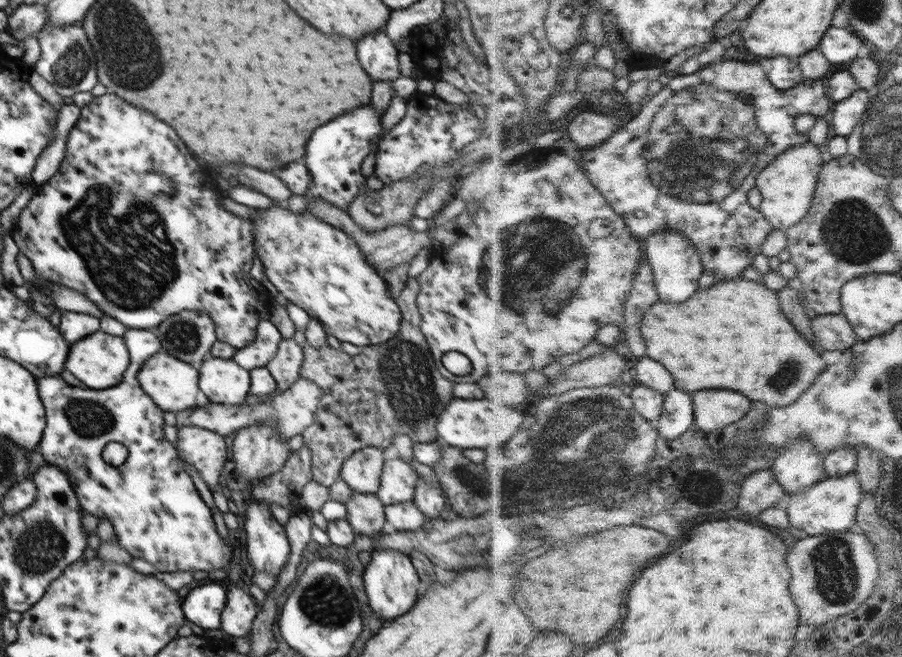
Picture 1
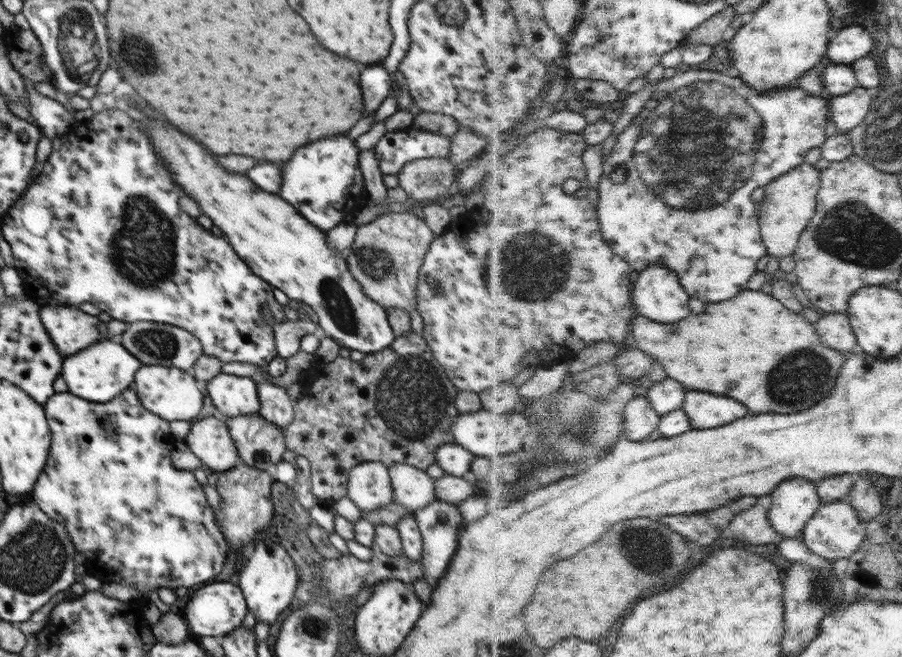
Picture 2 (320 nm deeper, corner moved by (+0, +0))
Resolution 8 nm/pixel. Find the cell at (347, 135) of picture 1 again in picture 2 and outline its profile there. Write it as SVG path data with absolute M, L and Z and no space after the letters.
M334 136L312 142L294 152L282 168L280 198L291 204L310 224L329 231L344 224L344 218L367 205L365 178L359 167L360 150L349 136Z

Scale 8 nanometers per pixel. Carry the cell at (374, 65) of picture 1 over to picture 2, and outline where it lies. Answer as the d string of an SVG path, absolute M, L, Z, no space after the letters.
M381 63L378 66L368 66L360 76L362 96L364 96L364 114L368 117L379 110L385 99L392 94L392 78Z

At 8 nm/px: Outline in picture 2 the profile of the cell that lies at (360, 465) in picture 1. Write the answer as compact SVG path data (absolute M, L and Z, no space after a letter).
M380 462L354 466L347 478L347 498L363 512L373 512L390 504L394 492L390 486L388 467Z

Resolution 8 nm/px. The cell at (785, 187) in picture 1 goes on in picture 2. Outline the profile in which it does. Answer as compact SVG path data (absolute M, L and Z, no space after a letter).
M805 162L766 186L760 213L763 237L769 247L769 255L781 260L797 252L803 233L817 216L821 188L821 170L809 162Z

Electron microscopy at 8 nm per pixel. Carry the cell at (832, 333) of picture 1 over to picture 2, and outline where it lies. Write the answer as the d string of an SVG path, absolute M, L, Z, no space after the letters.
M849 313L823 314L818 323L818 329L826 338L826 344L843 352L850 351L859 344Z

